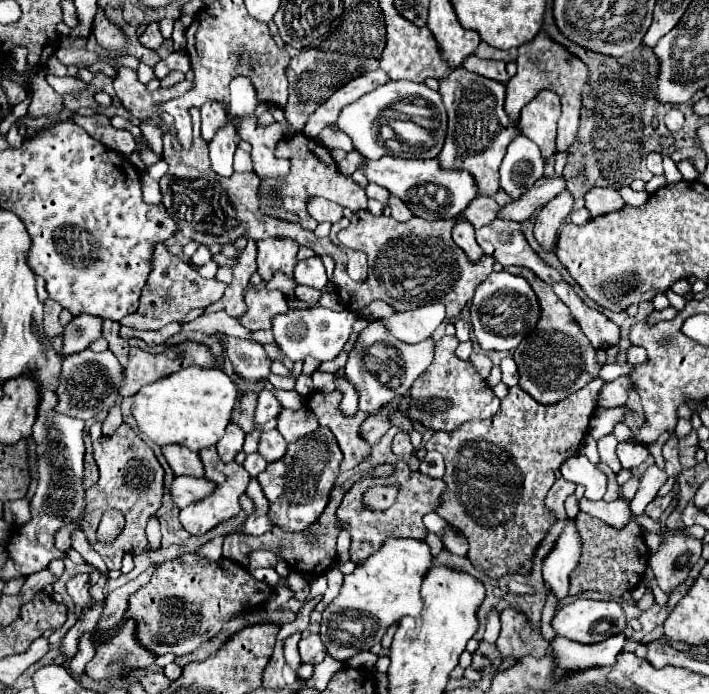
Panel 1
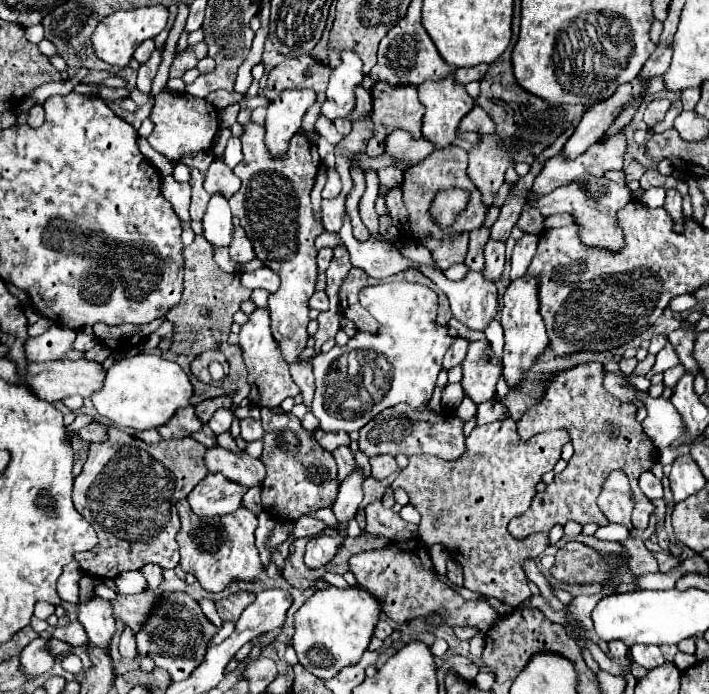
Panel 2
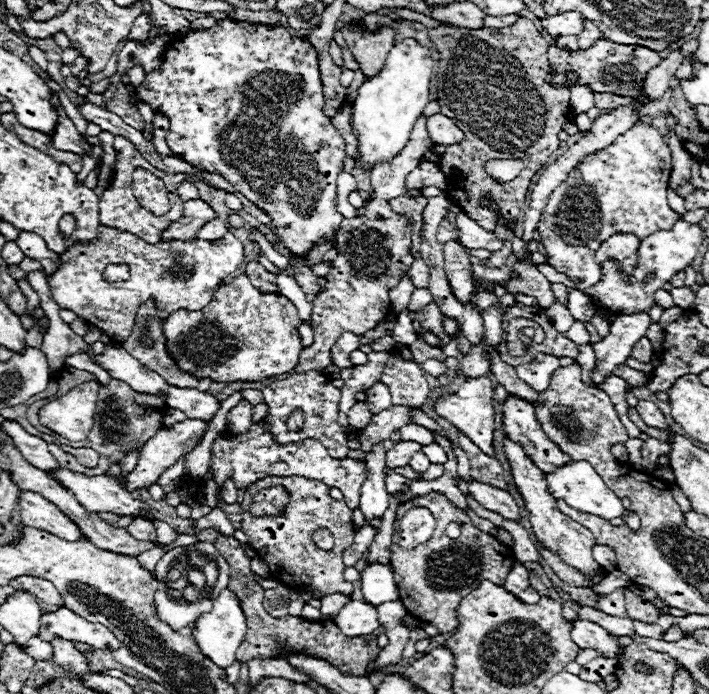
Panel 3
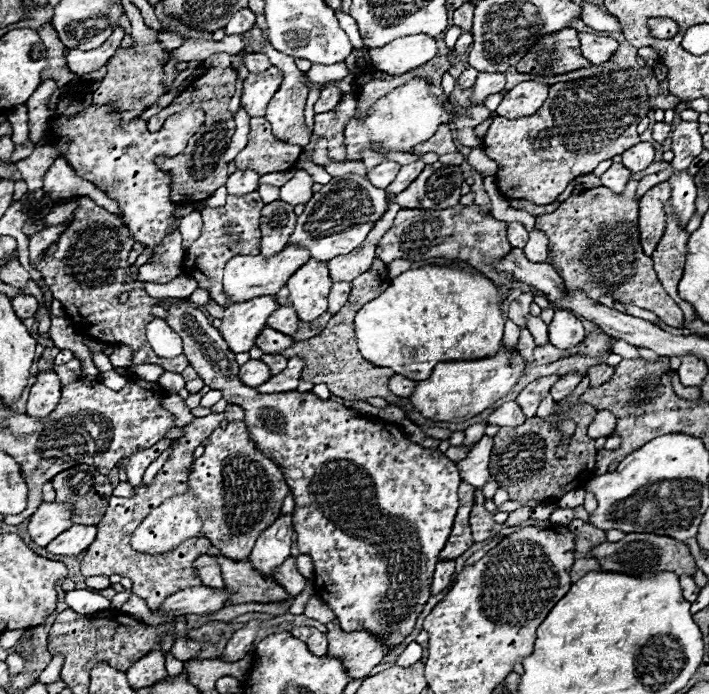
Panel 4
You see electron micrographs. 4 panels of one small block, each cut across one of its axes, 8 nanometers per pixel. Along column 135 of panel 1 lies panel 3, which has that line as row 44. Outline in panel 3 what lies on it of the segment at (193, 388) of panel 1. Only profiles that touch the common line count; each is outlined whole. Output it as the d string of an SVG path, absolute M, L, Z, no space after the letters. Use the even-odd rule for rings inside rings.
M404 40L394 44L382 72L360 86L358 98L352 106L352 124L358 136L362 172L368 172L382 162L390 162L406 146L414 122L430 102L428 86L432 66L434 60L428 48L422 48L416 40Z

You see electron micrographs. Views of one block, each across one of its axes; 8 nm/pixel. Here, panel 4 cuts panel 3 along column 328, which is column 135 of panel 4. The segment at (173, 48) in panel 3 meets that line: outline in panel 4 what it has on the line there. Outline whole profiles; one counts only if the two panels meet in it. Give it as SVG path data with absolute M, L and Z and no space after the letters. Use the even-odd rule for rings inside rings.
M90 106L70 120L66 120L66 116L58 116L50 134L54 134L56 146L62 136L70 136L70 146L64 158L70 162L74 172L80 178L90 180L96 188L104 190L120 204L120 218L126 222L126 226L130 226L136 242L156 248L170 232L170 216L176 204L170 202L170 174L160 172L154 164L154 158L180 154L204 120L204 110L190 106L168 117L162 130L152 134L146 130L146 122L142 118L134 118L130 124L118 128L120 118L114 118L110 108Z

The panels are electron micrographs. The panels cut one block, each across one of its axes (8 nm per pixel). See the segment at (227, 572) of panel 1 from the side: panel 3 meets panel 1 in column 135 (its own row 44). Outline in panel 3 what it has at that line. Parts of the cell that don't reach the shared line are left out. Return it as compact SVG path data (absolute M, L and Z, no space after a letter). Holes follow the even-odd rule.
M610 40L594 42L588 50L576 50L572 54L564 52L558 46L550 46L548 58L550 58L550 64L554 64L560 70L564 68L574 70L578 74L578 84L586 84L594 92L612 92L612 94L630 96L630 98L640 96L642 82L648 70L662 62L662 58L654 50L646 50L644 46L622 46Z

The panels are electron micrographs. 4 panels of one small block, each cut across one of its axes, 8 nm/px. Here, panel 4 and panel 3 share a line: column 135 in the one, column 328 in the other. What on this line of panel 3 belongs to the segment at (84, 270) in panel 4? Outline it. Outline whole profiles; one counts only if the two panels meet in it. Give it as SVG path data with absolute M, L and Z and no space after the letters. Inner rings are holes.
M420 116L414 124L414 130L410 134L410 140L406 148L388 164L376 166L370 174L372 192L370 200L364 202L362 208L358 208L356 218L344 218L340 222L340 228L334 232L334 238L330 240L338 252L338 256L332 262L332 272L326 280L326 290L316 296L314 310L312 310L312 328L314 328L314 342L312 346L304 348L300 354L300 360L294 368L294 372L302 374L308 370L324 370L332 364L330 360L330 348L344 332L354 332L358 336L366 334L368 330L374 330L380 322L386 320L390 314L390 300L388 290L392 290L410 270L414 256L412 256L412 220L408 216L396 214L388 200L398 196L410 196L418 198L420 190L408 190L406 188L406 176L420 166L420 158L432 144L428 132L426 132L426 118ZM366 252L386 252L388 256L368 256Z

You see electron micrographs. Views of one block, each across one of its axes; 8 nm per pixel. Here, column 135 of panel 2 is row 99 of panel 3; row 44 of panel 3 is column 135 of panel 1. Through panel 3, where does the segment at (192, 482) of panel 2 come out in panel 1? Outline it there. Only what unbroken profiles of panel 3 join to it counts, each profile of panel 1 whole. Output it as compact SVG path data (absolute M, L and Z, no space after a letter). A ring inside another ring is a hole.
M122 424L112 436L102 436L98 442L94 442L94 460L98 464L100 470L100 478L98 482L86 490L86 518L77 520L76 522L66 522L56 536L56 546L66 552L72 546L71 535L74 530L81 527L86 532L86 540L106 562L108 570L120 570L122 558L130 548L142 548L142 550L150 550L150 542L146 538L146 522L156 516L158 508L162 506L162 494L164 494L164 470L160 466L160 462L156 460L152 448L136 436L136 432L128 426ZM108 508L118 508L124 518L126 518L126 526L122 530L122 534L114 540L114 544L98 544L96 540L96 532L102 514Z

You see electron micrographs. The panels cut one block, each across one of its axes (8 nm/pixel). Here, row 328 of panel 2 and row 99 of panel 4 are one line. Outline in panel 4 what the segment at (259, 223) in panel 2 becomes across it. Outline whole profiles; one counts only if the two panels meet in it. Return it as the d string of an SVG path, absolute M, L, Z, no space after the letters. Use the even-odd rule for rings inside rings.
M254 26L254 28L252 28L250 32L246 32L244 36L246 36L246 38L250 36L250 44L246 46L246 50L252 48L252 50L256 50L256 52L268 54L270 60L272 60L272 64L284 72L284 80L282 80L278 92L274 94L274 98L270 100L270 104L268 104L268 108L266 108L266 120L272 124L274 136L276 136L278 140L282 140L282 142L288 142L288 144L300 144L300 142L308 140L310 134L308 134L306 122L304 122L304 104L306 104L306 98L308 98L308 92L310 92L310 90L308 90L308 86L302 82L304 74L296 68L294 58L290 58L290 56L286 56L286 54L274 50L270 44L264 44L264 38L262 38L262 32L260 32L258 26Z

